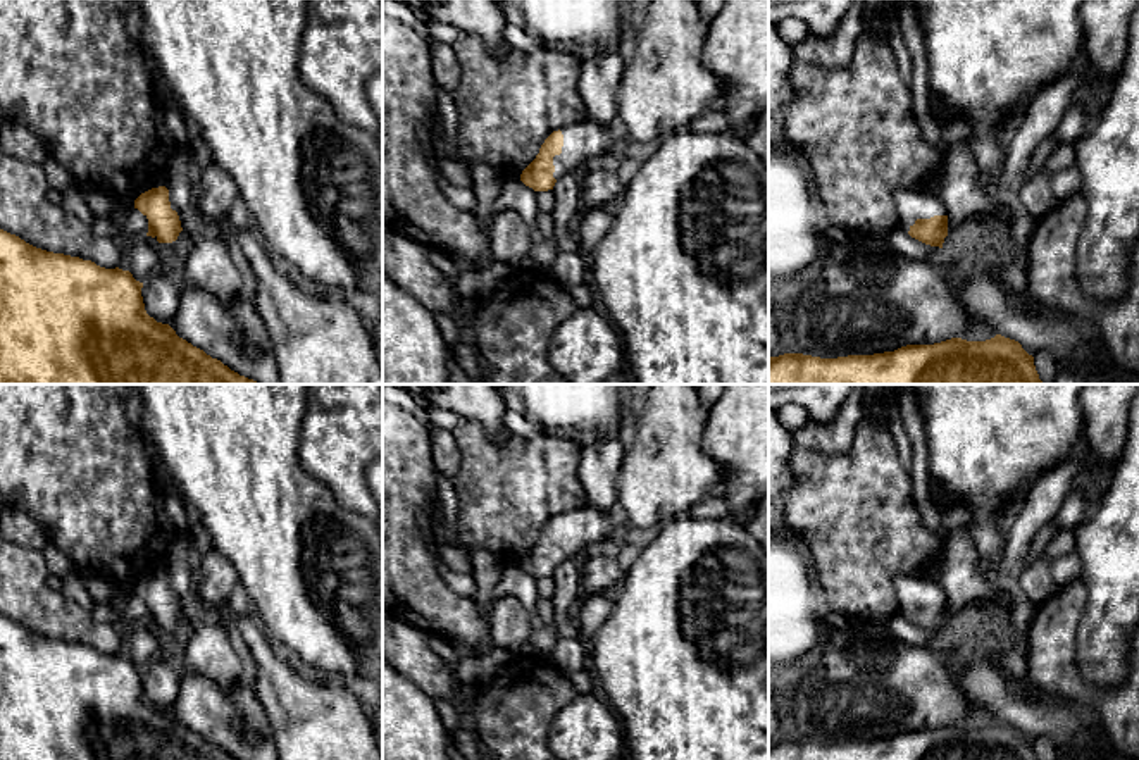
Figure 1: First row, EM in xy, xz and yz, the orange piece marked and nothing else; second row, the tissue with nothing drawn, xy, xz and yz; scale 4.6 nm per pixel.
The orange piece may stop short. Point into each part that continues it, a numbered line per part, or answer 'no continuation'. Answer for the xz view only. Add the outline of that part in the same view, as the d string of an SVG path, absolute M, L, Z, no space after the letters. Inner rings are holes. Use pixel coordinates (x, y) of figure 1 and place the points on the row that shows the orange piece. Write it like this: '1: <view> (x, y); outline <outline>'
1: xz (583, 140); outline M589 119L560 131L563 134L562 153L553 157L557 181L567 172L577 172L584 160L608 153L612 143L622 134L620 126L600 126Z

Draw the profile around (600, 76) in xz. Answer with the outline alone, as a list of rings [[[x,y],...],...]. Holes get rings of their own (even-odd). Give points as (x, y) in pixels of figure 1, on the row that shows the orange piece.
[[[617,47],[582,60],[579,72],[579,95],[586,105],[588,119],[600,126],[619,126],[617,88],[627,62]]]

